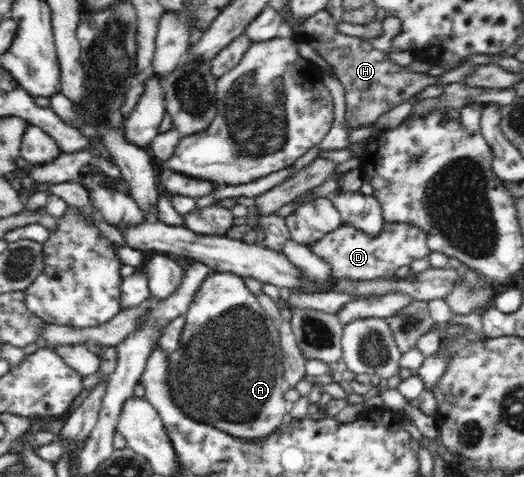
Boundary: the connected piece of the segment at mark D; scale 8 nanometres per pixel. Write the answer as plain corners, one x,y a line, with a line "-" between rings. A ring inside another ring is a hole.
385,222
379,236
370,236
358,228
342,223
319,239
321,242
315,248
319,258
325,258
325,262
335,266
333,268
335,278
345,278
351,284
391,278
399,268
410,266
411,262
421,260
430,253
424,230
409,222

